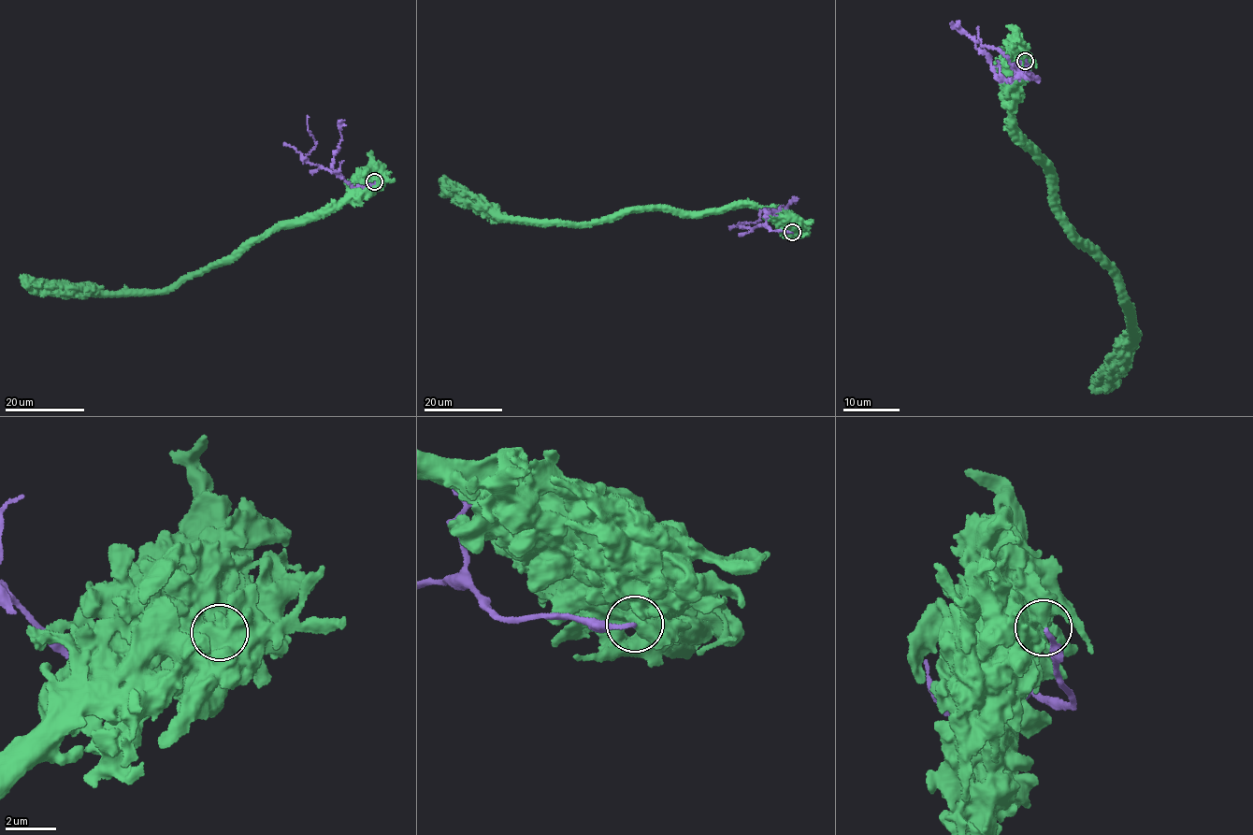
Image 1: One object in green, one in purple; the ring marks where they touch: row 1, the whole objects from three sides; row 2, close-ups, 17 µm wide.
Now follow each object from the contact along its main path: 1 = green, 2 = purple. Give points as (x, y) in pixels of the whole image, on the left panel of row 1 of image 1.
1: (375, 181), (371, 179), (330, 208), (280, 223), (230, 257), (163, 290), (101, 295), (26, 283), (32, 288)
2: (375, 181), (352, 186), (334, 172), (310, 165), (304, 158), (315, 143), (308, 129), (307, 116)

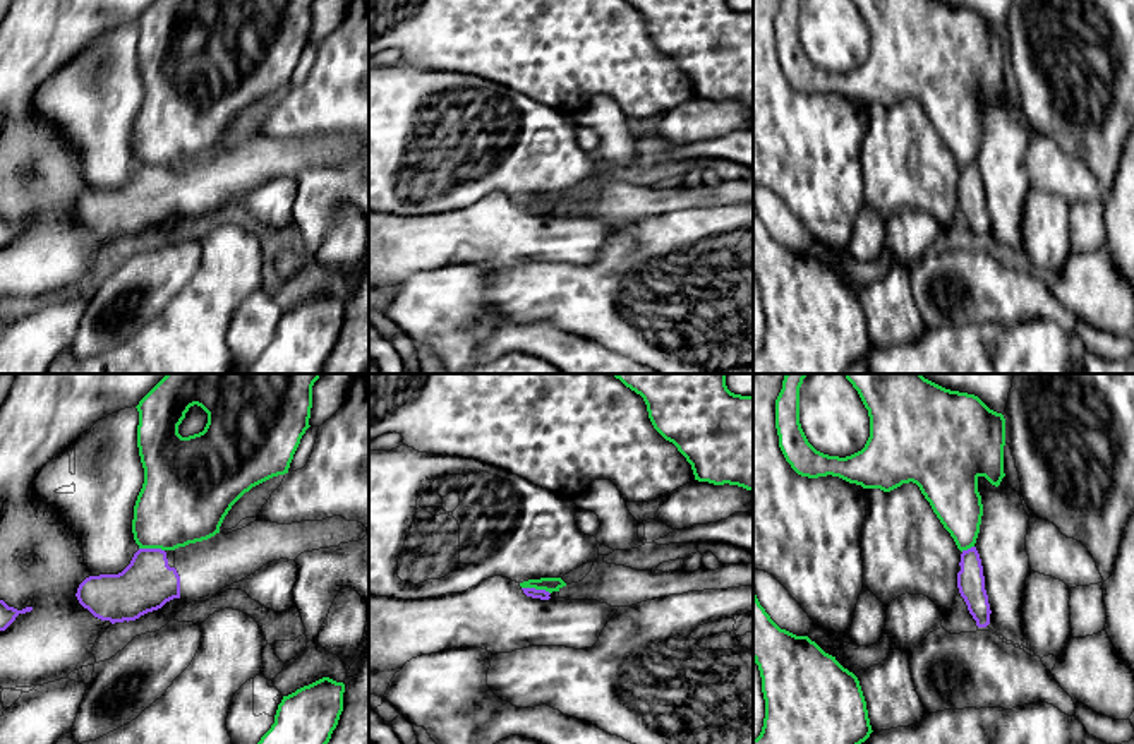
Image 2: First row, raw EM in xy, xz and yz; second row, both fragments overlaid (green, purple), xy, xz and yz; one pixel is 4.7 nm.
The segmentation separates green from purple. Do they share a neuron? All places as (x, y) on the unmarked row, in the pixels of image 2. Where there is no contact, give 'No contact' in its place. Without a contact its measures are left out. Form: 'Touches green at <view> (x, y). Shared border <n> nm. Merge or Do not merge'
Touches green at xz (536, 204). Shared border 140 nm. Do not merge

